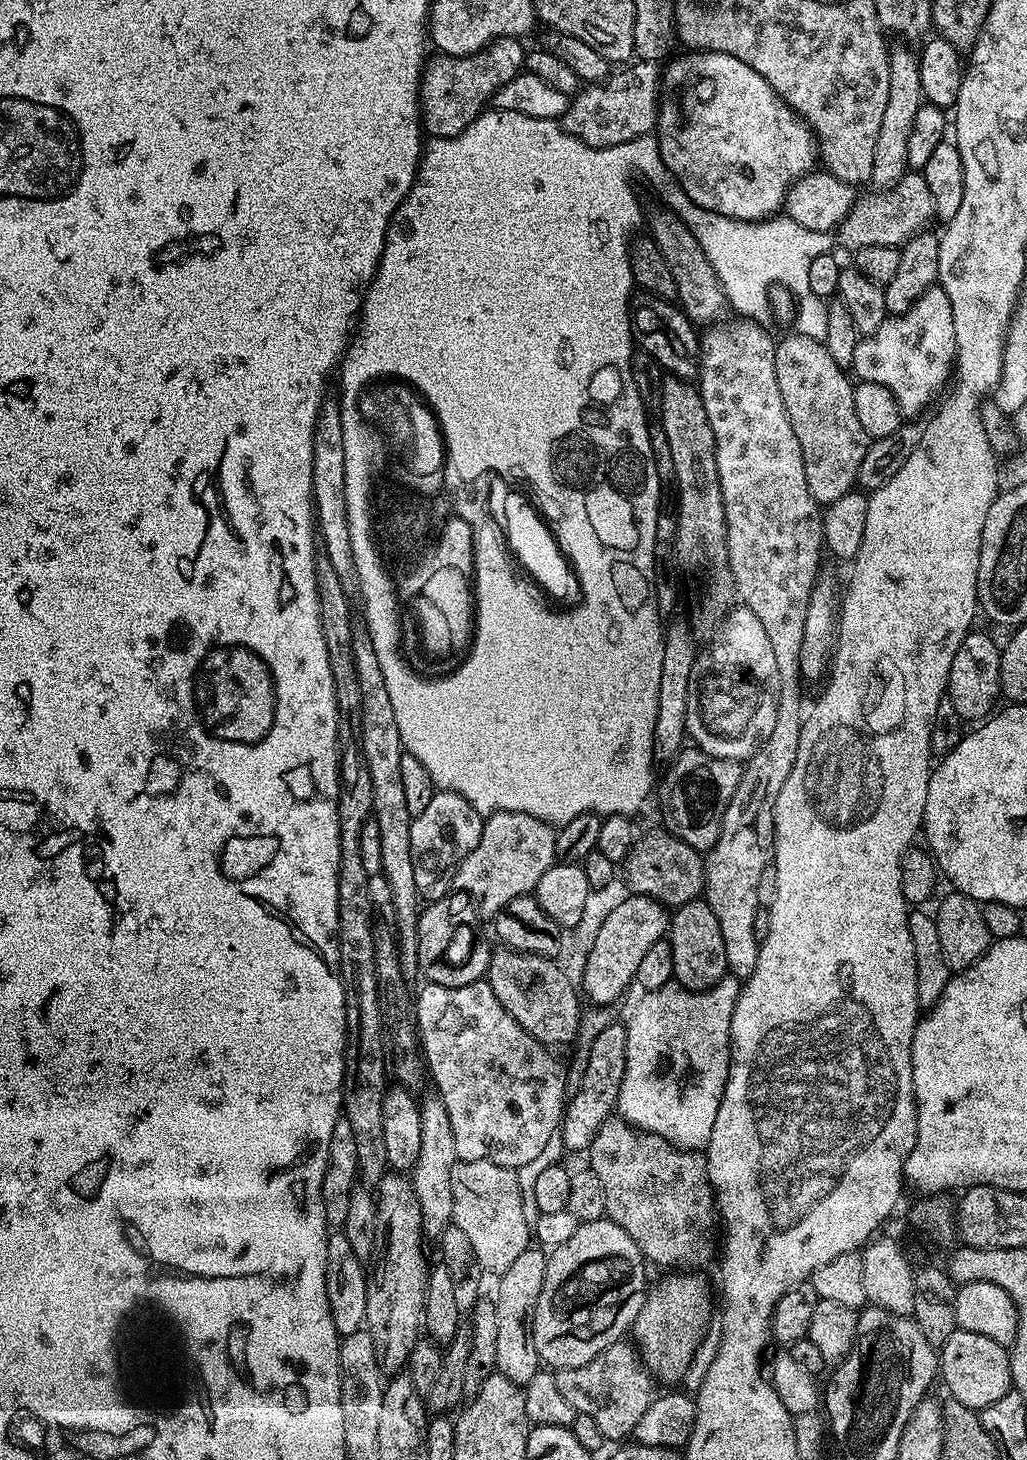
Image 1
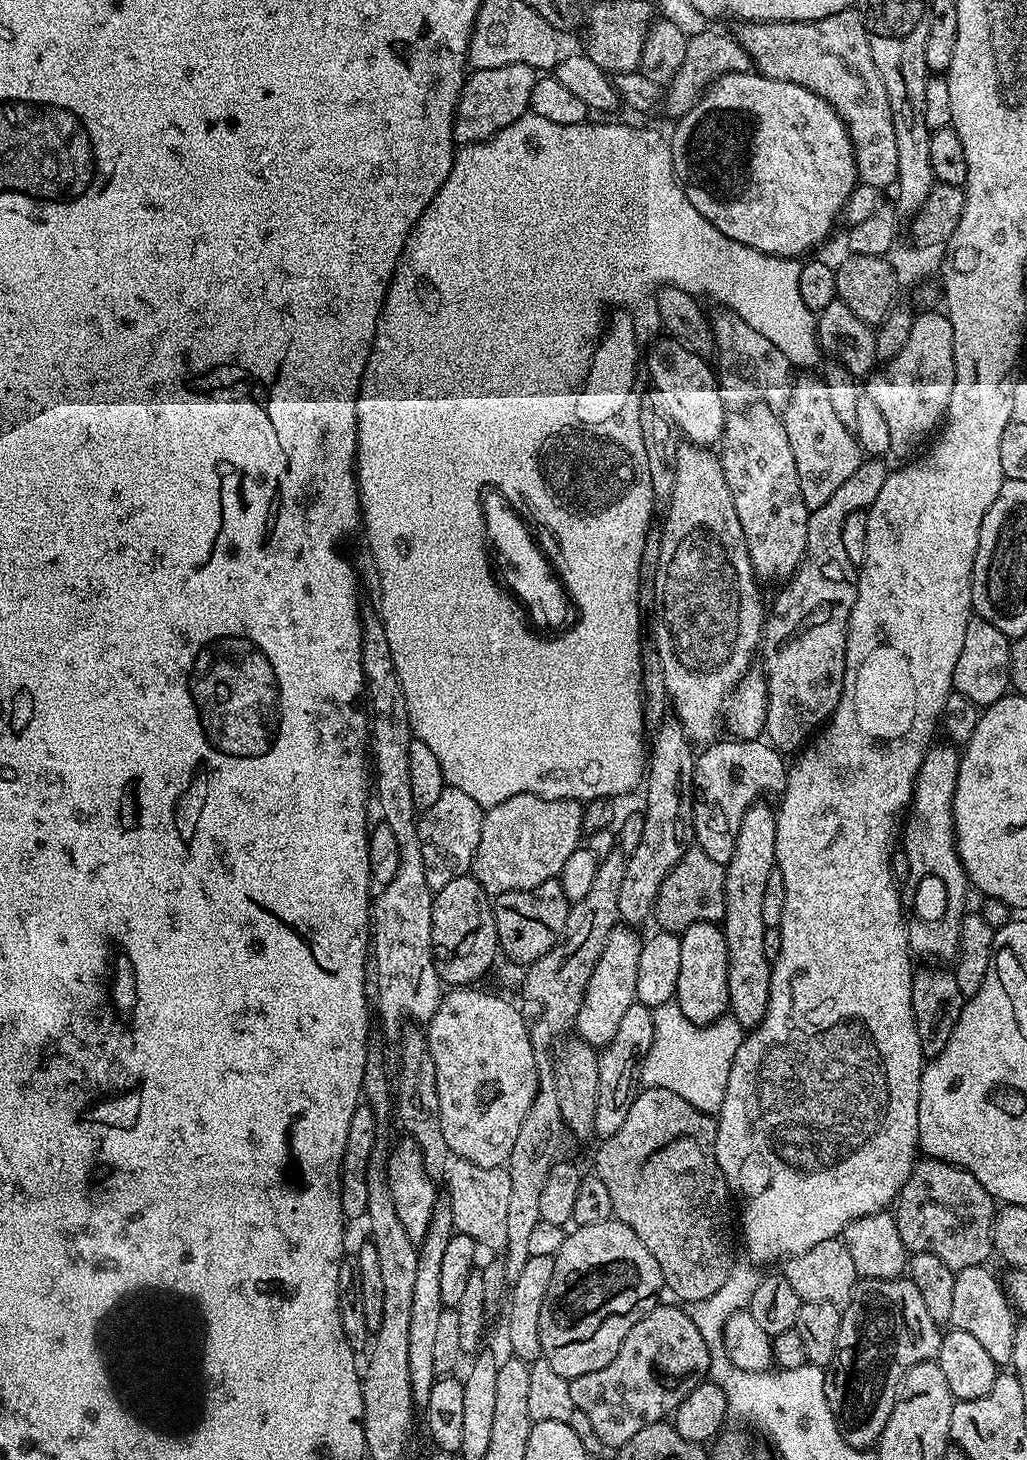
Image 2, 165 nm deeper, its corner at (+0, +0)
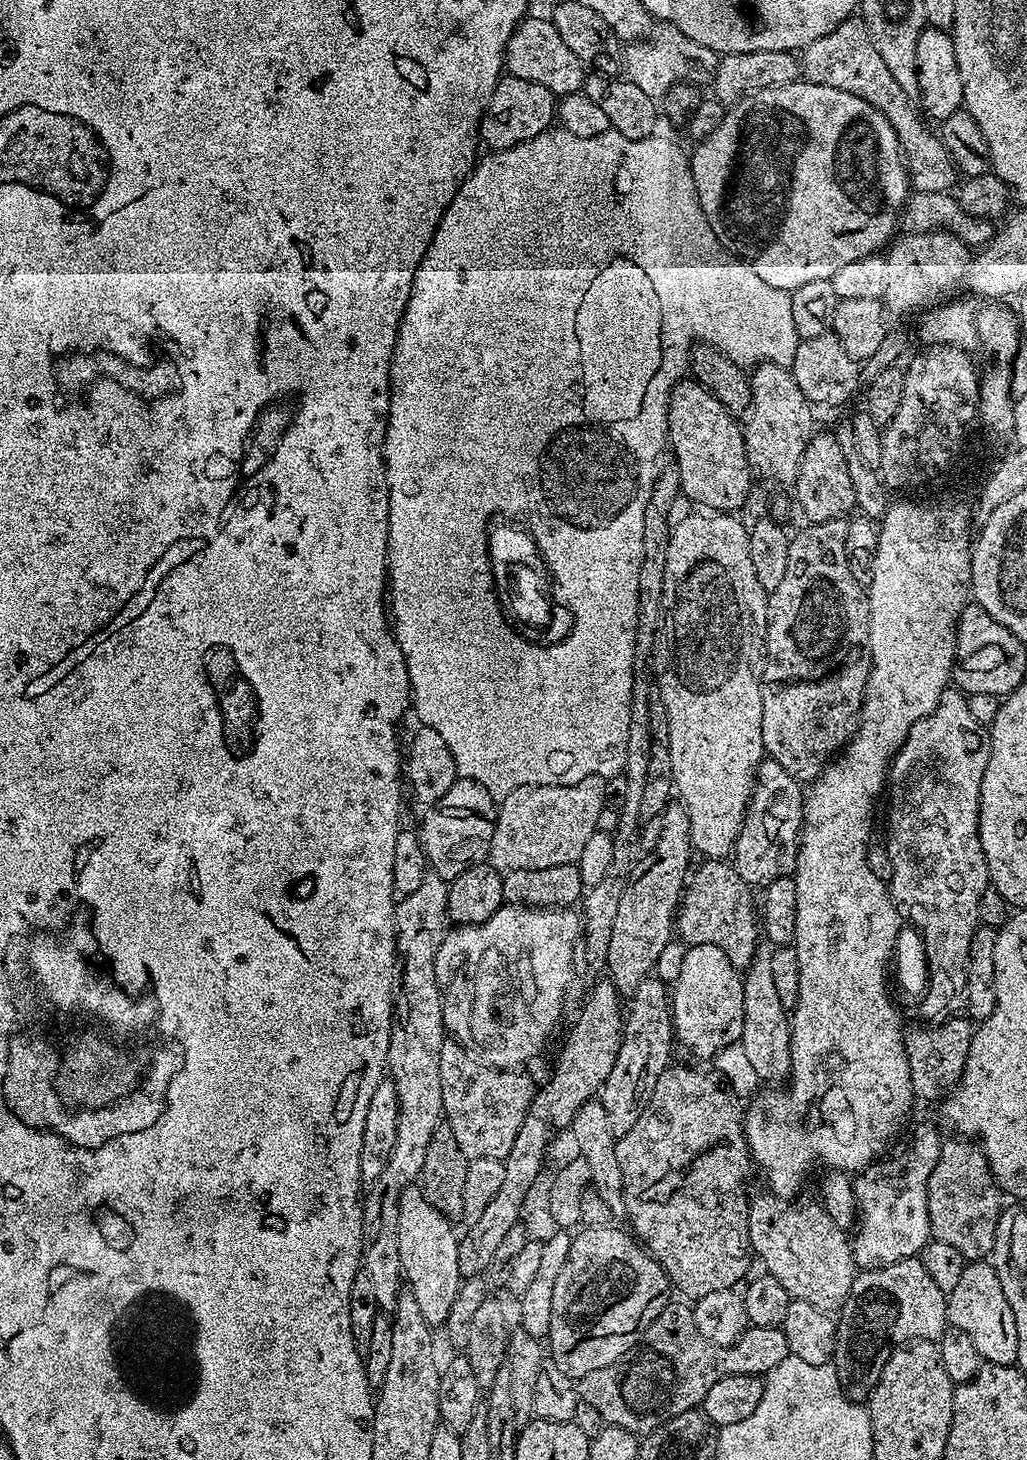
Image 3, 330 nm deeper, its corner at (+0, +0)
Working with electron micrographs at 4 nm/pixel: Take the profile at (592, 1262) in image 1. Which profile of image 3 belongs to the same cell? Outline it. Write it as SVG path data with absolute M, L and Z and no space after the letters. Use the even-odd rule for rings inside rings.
M616 1226L577 1231L572 1237L566 1266L562 1266L558 1282L554 1282L546 1344L550 1349L550 1358L558 1366L558 1370L562 1370L562 1374L566 1374L571 1380L579 1382L586 1374L602 1370L602 1366L610 1366L610 1362L618 1362L618 1358L631 1352L640 1341L646 1326L650 1326L650 1322L654 1322L654 1318L658 1318L658 1314L662 1314L662 1310L670 1302L670 1281L664 1273L664 1267L625 1232L619 1232Z

